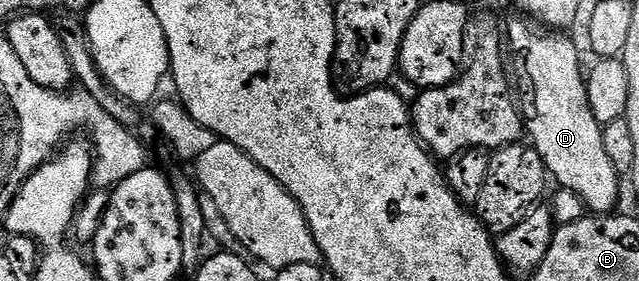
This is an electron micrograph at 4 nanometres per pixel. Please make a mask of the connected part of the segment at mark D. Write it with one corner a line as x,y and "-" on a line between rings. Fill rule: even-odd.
525,16
516,17
509,22
507,42
521,53
529,94
533,97
527,118
528,141
537,149
546,171
560,189
578,194
586,211
597,216
608,214
616,207
613,205
621,194
622,179
603,148
603,127
595,120
587,100
586,75
583,66
581,70
577,46
565,35
568,33
542,26

